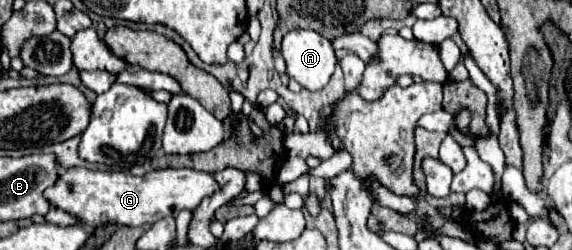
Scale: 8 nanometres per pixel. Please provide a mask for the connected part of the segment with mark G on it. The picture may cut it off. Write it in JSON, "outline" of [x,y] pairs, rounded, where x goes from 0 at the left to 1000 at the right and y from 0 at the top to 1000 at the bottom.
{"outline":[[[119,672],[105,696],[105,720],[77,768],[77,784],[98,824],[129,864],[136,864],[150,904],[168,912],[175,896],[217,896],[217,904],[252,904],[269,896],[280,872],[308,872],[318,840],[339,848],[353,792],[374,784],[385,736],[371,696],[339,672],[287,672],[262,680],[252,704],[231,704],[217,680],[175,688],[154,672]]]}

